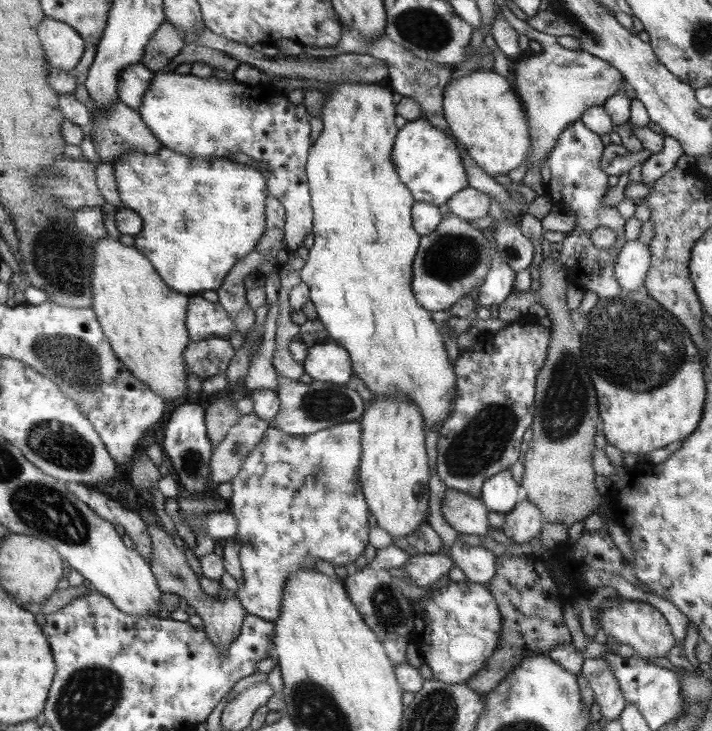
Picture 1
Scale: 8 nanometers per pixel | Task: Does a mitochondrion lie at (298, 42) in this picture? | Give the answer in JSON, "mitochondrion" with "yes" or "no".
{"mitochondrion":"no"}

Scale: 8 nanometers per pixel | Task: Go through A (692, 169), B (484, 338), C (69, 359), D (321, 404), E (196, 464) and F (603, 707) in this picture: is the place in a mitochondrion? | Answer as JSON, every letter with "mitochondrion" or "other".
{"A":"other","B":"other","C":"mitochondrion","D":"mitochondrion","E":"mitochondrion","F":"other"}

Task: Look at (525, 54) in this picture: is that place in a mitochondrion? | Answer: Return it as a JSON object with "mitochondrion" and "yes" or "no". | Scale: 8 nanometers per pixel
{"mitochondrion":"no"}

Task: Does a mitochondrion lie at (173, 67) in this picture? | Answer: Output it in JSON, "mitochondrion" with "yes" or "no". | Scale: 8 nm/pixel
{"mitochondrion":"no"}

